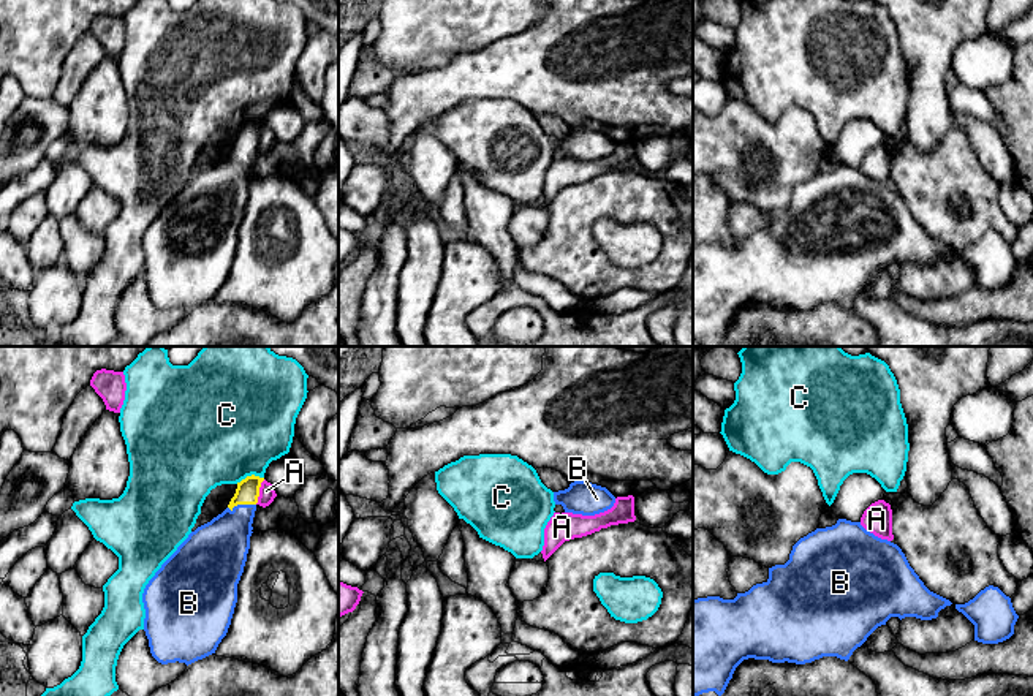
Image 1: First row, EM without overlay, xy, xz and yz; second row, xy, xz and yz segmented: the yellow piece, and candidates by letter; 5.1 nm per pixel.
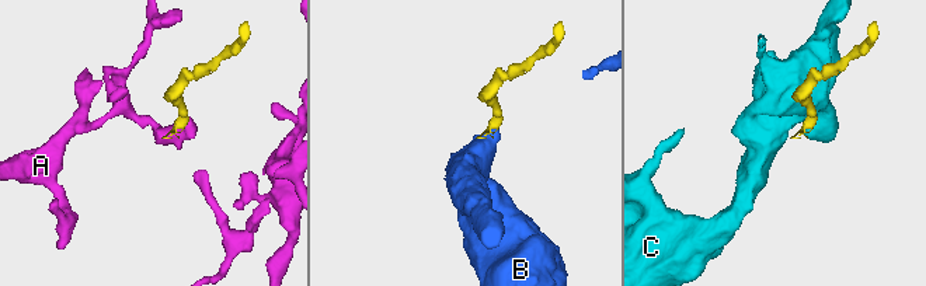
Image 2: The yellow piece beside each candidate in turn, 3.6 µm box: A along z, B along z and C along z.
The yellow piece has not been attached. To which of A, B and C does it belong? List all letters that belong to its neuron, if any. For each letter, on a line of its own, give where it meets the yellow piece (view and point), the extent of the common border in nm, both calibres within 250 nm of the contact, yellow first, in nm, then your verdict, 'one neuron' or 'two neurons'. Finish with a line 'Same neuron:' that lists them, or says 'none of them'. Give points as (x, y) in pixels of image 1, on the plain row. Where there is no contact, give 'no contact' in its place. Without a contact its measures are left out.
A: contact xy (258, 138); length 140 nm; calibres 120 and 80 nm; two neurons
B: contact xy (241, 149); length 150 nm; calibres 120 and 280 nm; one neuron
C: contact xy (249, 122); length 150 nm; calibres 120 and 500 nm; two neurons
Same neuron: B

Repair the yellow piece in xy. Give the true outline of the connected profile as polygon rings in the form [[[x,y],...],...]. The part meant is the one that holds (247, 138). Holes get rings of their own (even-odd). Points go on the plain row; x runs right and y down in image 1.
[[[247,122],[237,128],[228,153],[198,172],[149,226],[142,239],[144,277],[152,302],[161,308],[187,312],[215,299],[226,282],[237,248],[237,229],[250,195],[252,169],[264,123]]]

